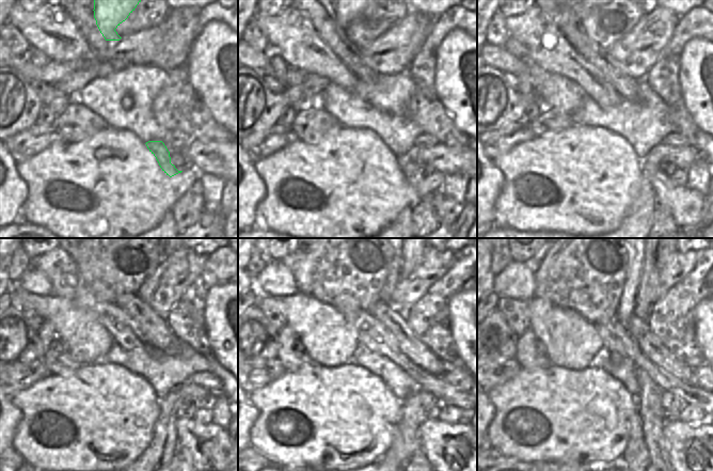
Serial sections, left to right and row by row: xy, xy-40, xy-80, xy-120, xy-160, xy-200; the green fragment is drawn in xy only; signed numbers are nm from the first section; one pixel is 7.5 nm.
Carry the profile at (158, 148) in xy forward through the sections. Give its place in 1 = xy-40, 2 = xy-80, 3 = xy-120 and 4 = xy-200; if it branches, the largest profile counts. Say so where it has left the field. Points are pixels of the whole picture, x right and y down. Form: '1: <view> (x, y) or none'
1: xy-40 (415, 177)
2: xy-80 (685, 205)
3: xy-120 (209, 446)
4: xy-200 (694, 449)

